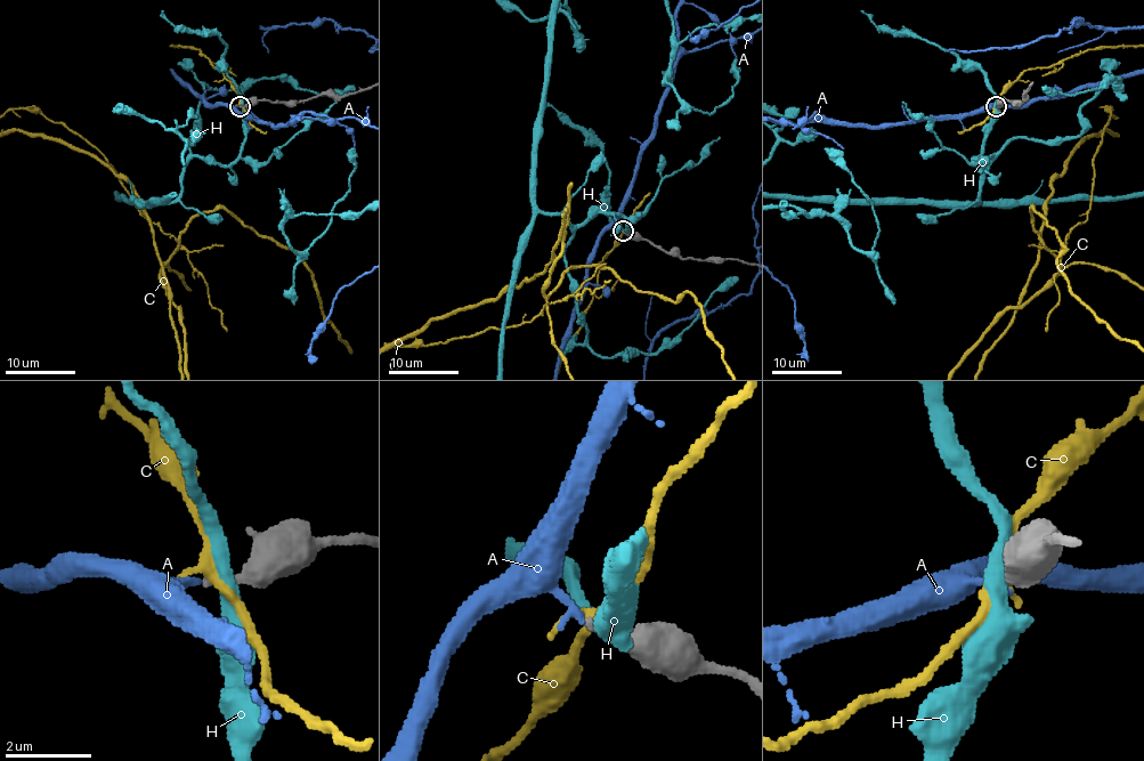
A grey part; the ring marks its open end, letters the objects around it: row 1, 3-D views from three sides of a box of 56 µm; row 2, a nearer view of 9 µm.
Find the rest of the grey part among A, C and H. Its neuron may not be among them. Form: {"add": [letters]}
{"add": ["A"]}

